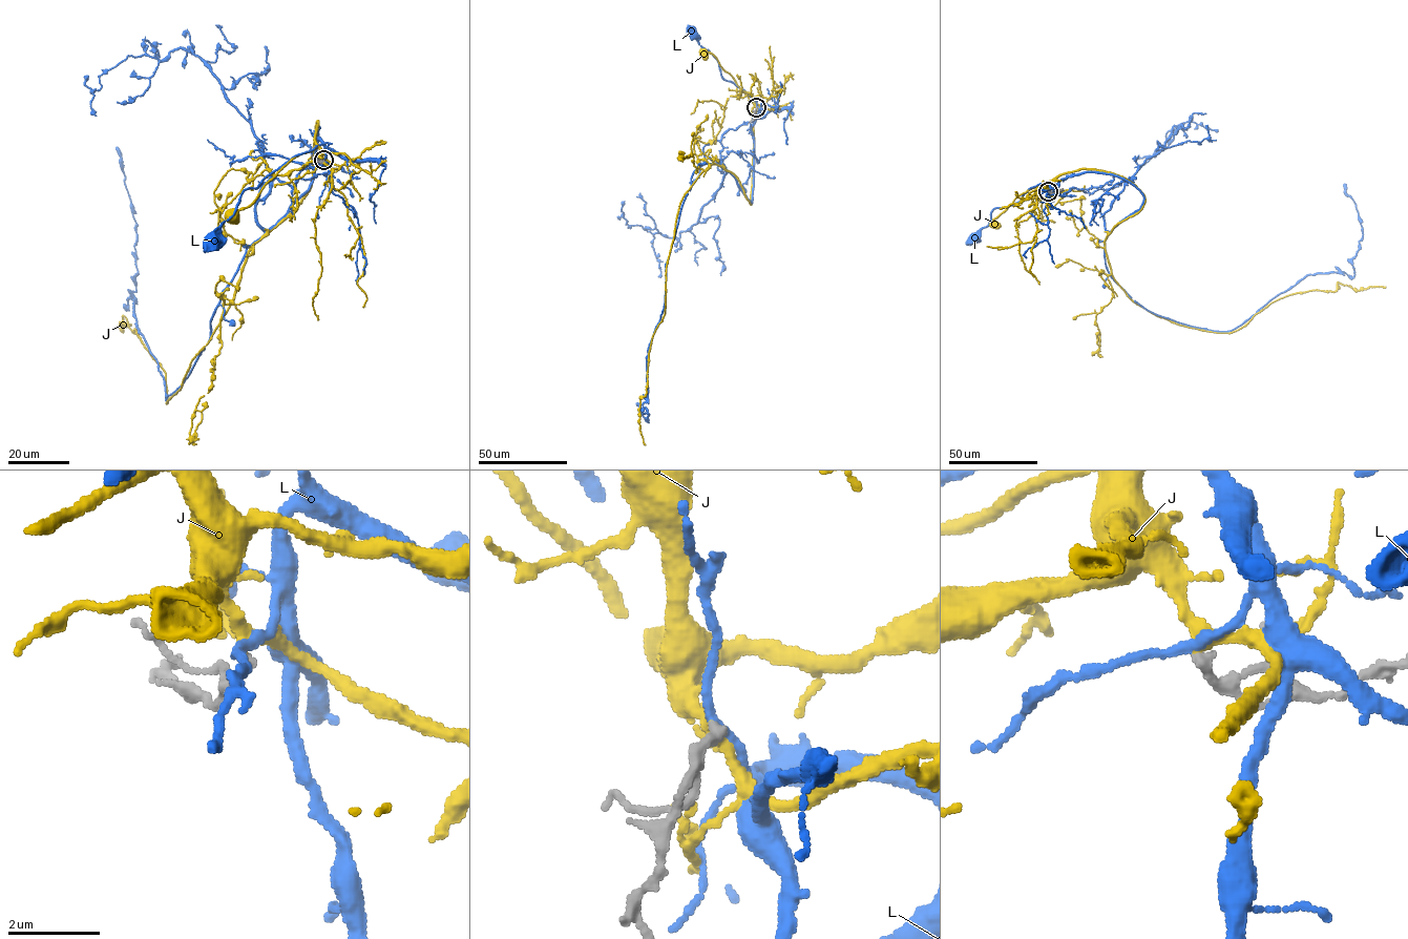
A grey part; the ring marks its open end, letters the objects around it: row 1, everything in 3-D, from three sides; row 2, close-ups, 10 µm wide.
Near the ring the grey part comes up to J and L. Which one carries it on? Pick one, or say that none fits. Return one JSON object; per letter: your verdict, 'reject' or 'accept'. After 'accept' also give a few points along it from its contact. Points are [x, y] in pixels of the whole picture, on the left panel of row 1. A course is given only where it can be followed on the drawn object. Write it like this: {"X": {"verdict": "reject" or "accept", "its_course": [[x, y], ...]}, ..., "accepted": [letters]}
{"J": {"verdict": "accept", "its_course": [[323, 160], [318, 147], [297, 154], [265, 185], [252, 203], [232, 216]]}, "L": {"verdict": "reject"}, "accepted": ["J"]}

